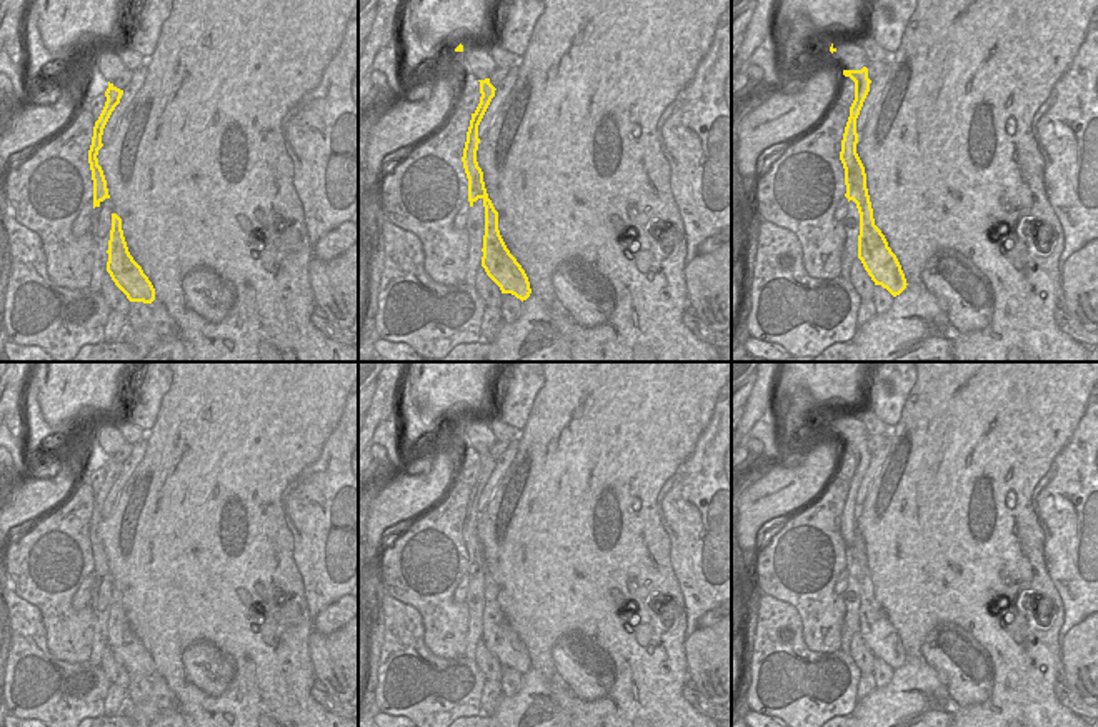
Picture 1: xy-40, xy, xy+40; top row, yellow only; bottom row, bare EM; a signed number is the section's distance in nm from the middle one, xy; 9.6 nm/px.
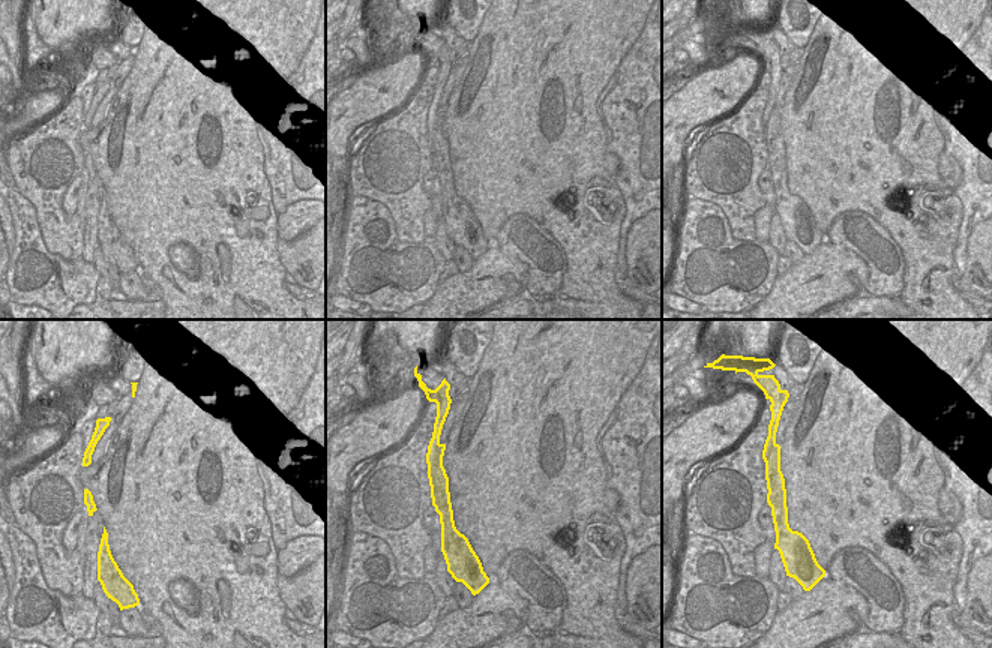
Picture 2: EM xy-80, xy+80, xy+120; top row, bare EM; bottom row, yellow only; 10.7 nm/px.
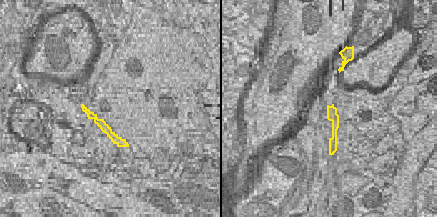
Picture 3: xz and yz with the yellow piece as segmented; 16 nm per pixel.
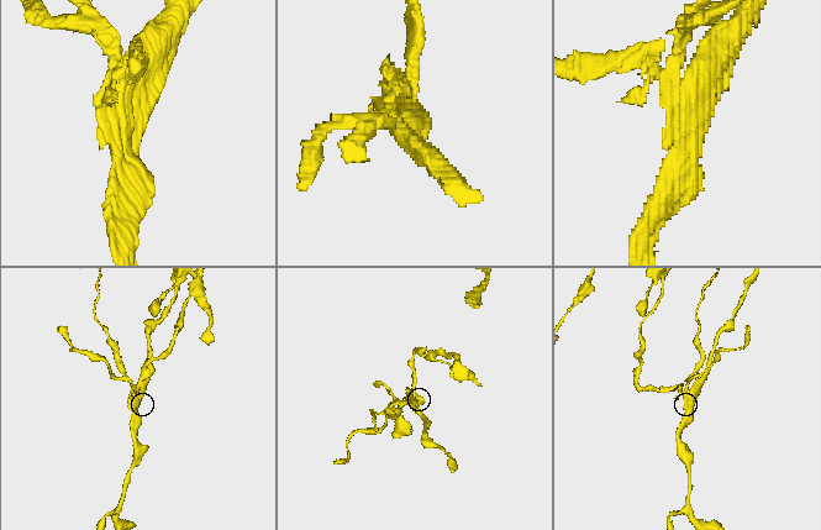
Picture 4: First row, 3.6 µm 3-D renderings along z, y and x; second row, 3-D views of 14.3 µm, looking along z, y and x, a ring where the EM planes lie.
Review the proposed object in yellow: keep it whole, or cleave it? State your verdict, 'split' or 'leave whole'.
split

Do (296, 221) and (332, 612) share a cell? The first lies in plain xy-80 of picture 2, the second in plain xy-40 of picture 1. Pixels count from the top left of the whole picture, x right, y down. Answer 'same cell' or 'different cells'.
same cell

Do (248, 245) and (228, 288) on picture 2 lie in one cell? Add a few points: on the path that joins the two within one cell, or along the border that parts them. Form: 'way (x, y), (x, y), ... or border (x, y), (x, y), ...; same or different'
way (239, 255), (239, 278); same

